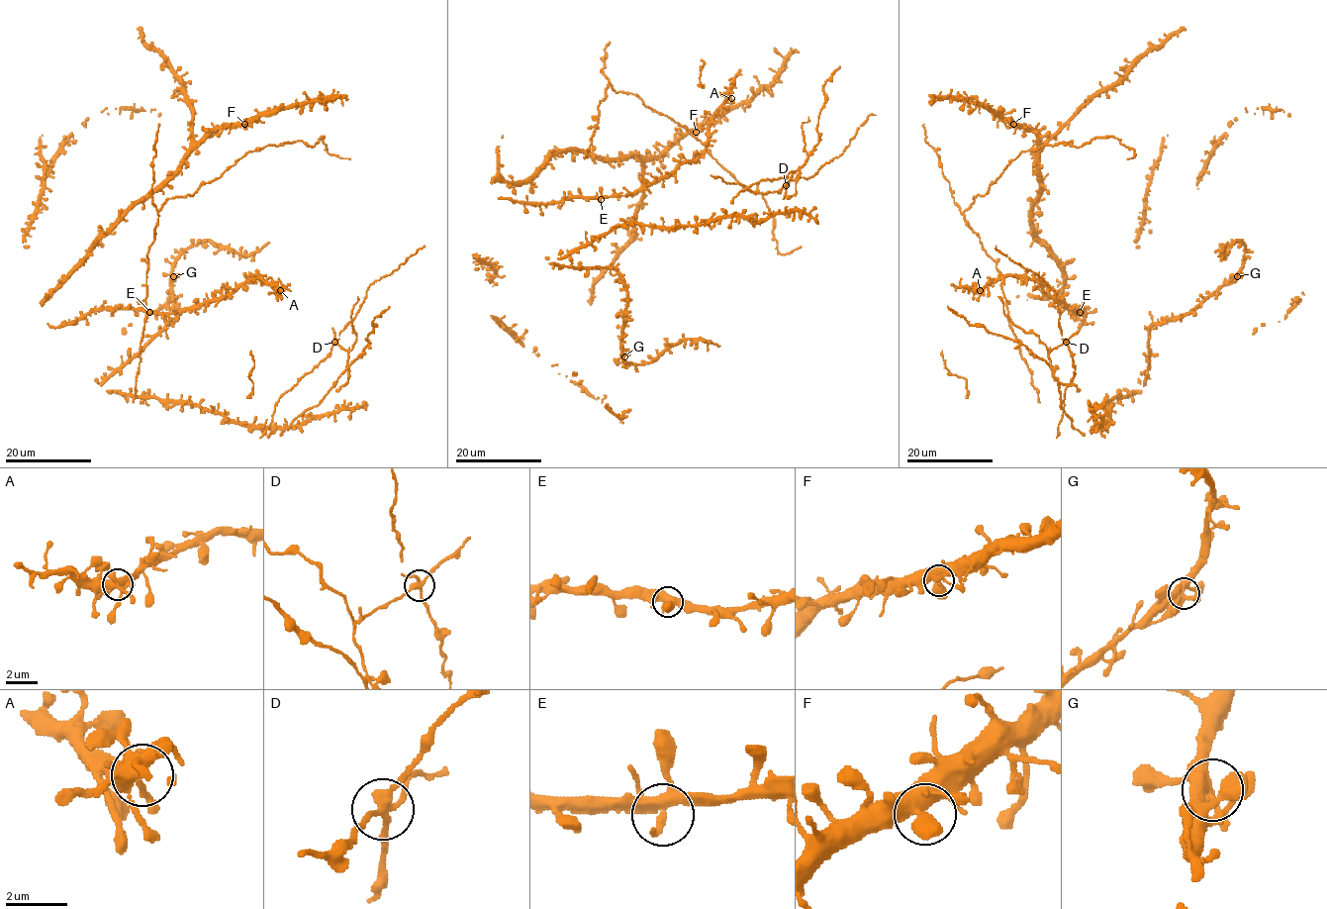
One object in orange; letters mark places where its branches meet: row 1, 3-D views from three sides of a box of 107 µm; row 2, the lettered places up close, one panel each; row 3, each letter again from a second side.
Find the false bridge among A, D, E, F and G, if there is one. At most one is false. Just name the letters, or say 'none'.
D

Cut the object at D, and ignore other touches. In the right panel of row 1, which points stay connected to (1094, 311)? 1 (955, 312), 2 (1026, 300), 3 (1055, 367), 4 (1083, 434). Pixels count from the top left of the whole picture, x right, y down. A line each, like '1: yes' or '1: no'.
1: no
2: yes
3: no
4: no

